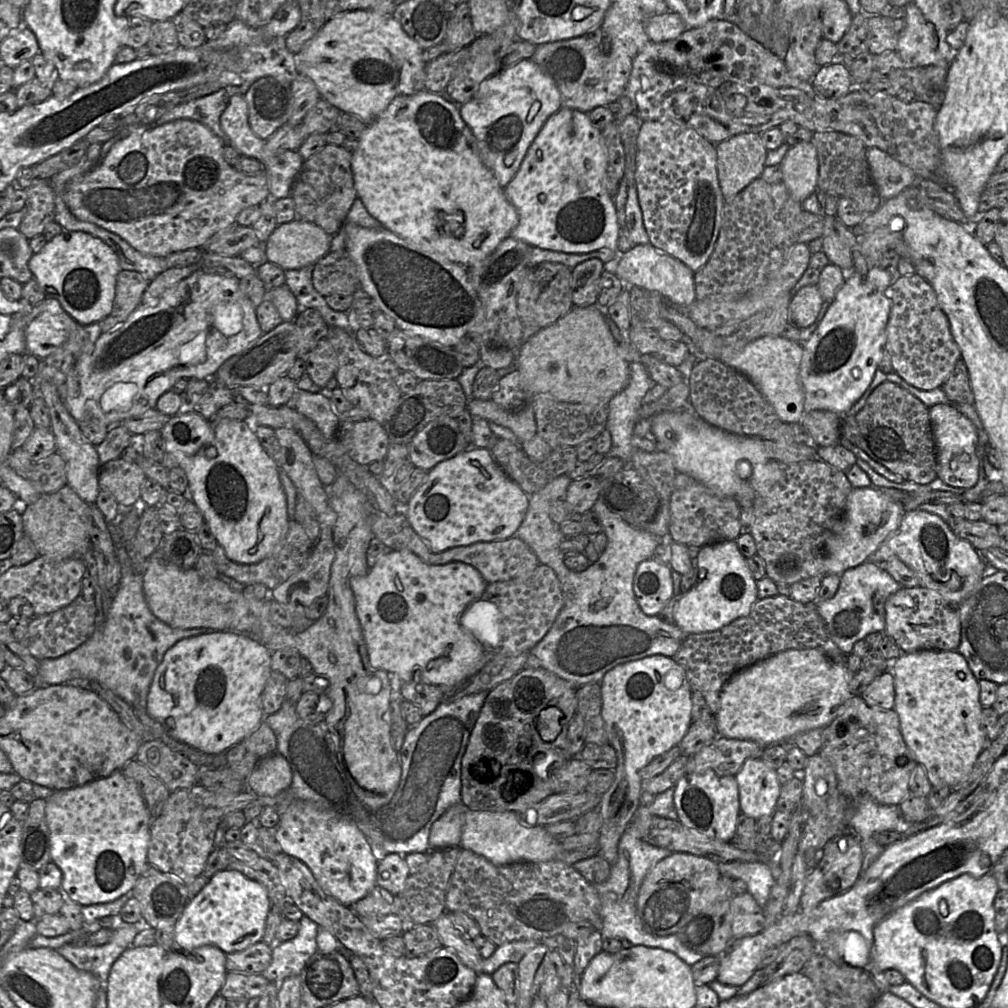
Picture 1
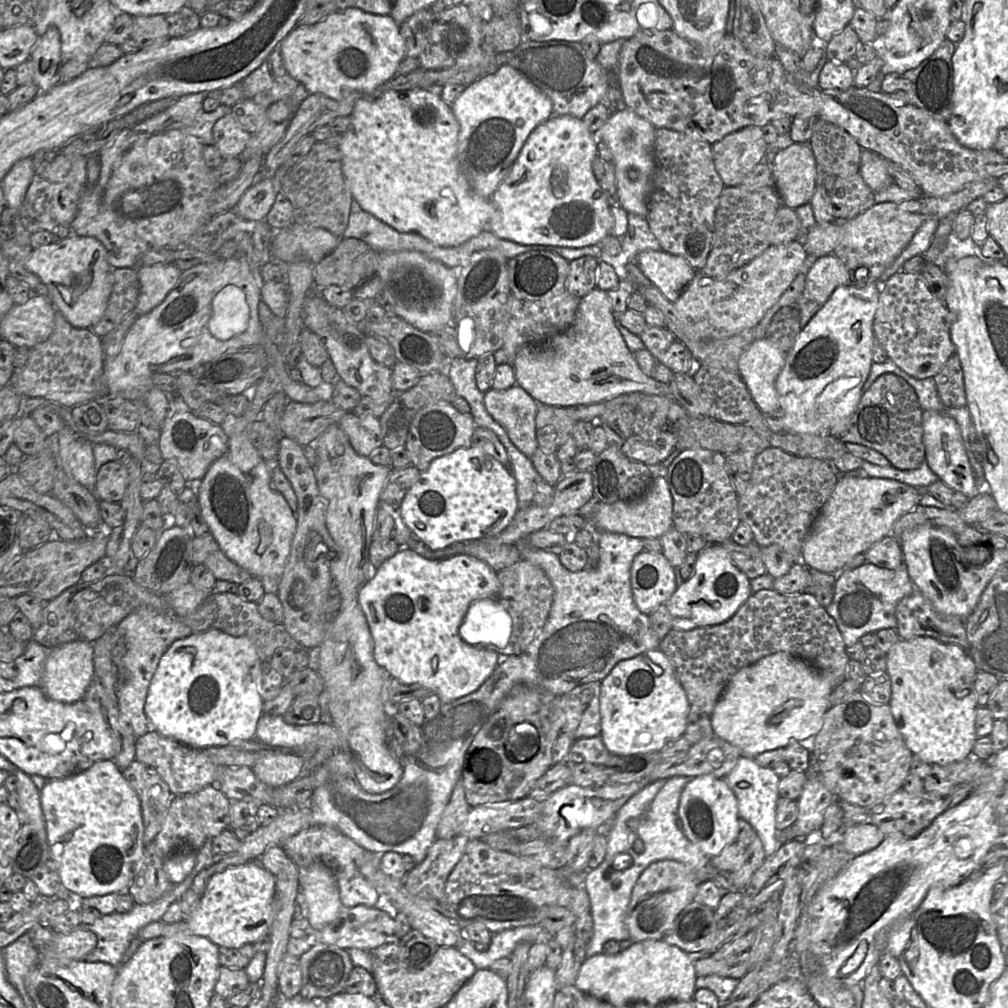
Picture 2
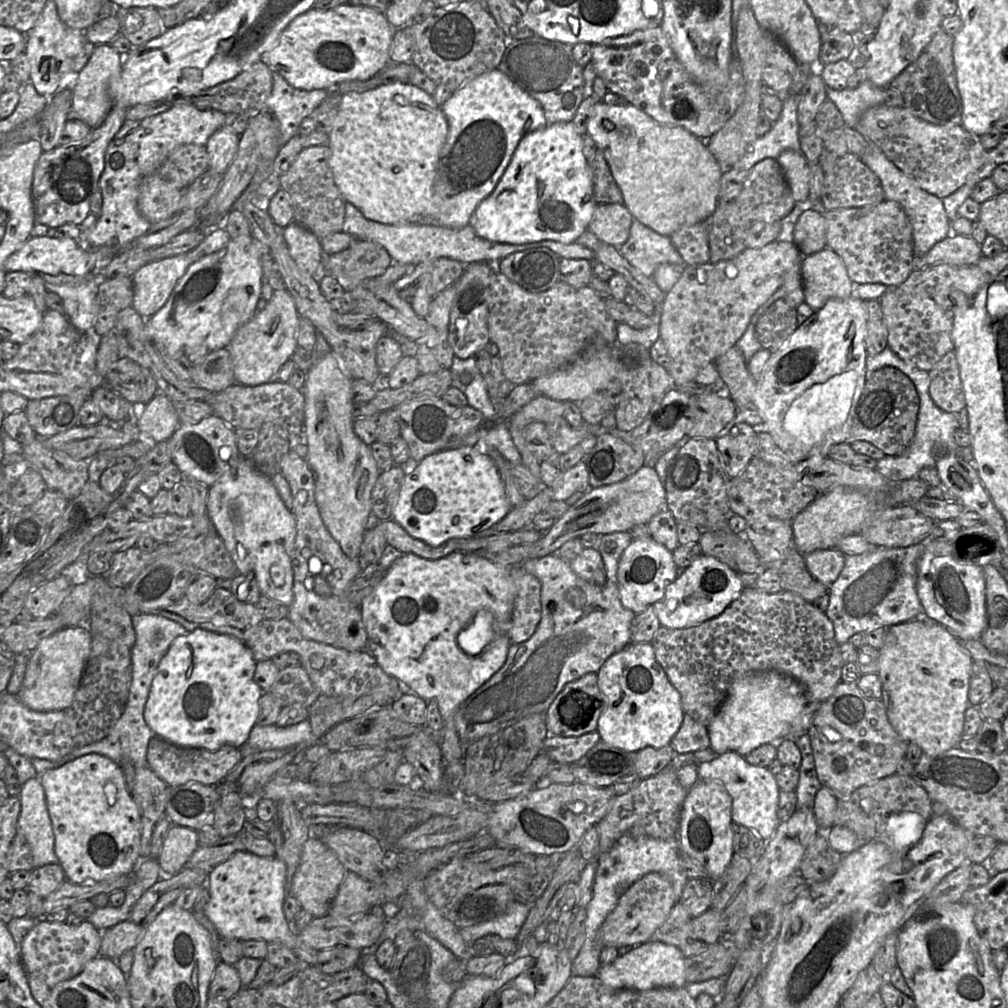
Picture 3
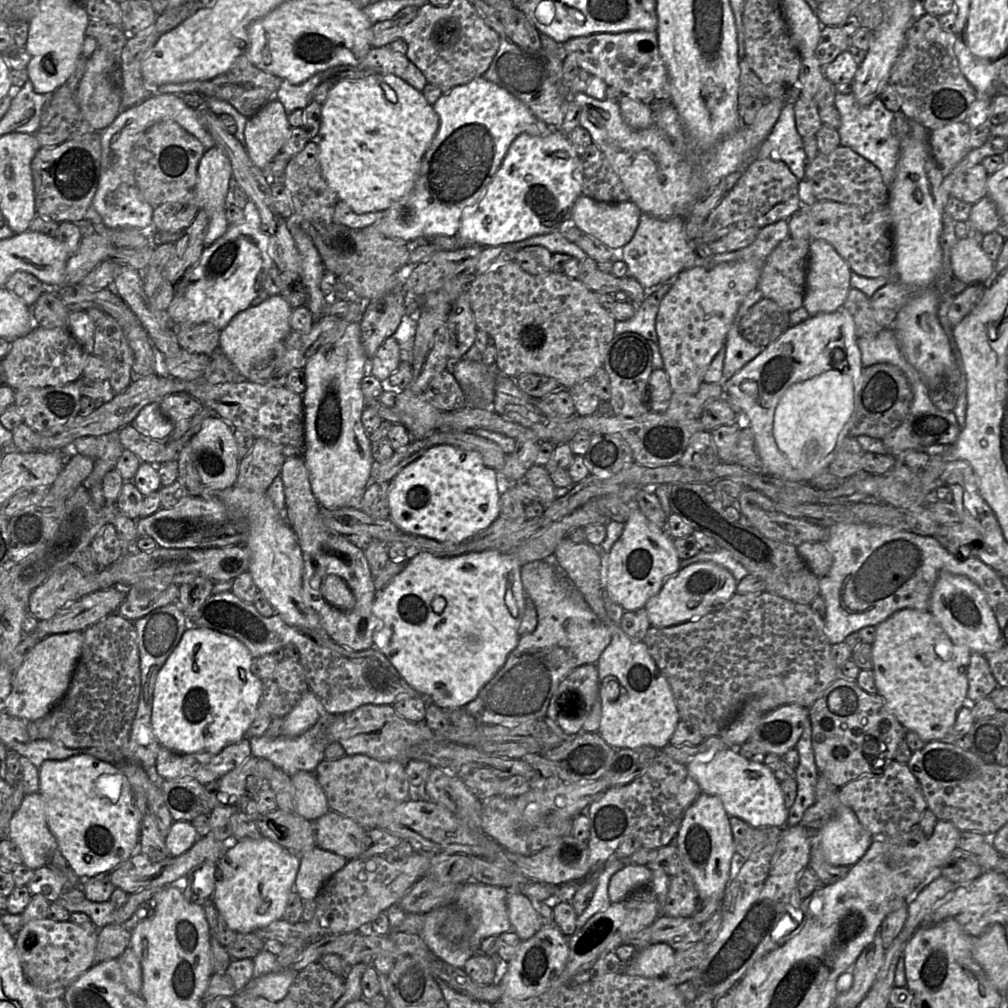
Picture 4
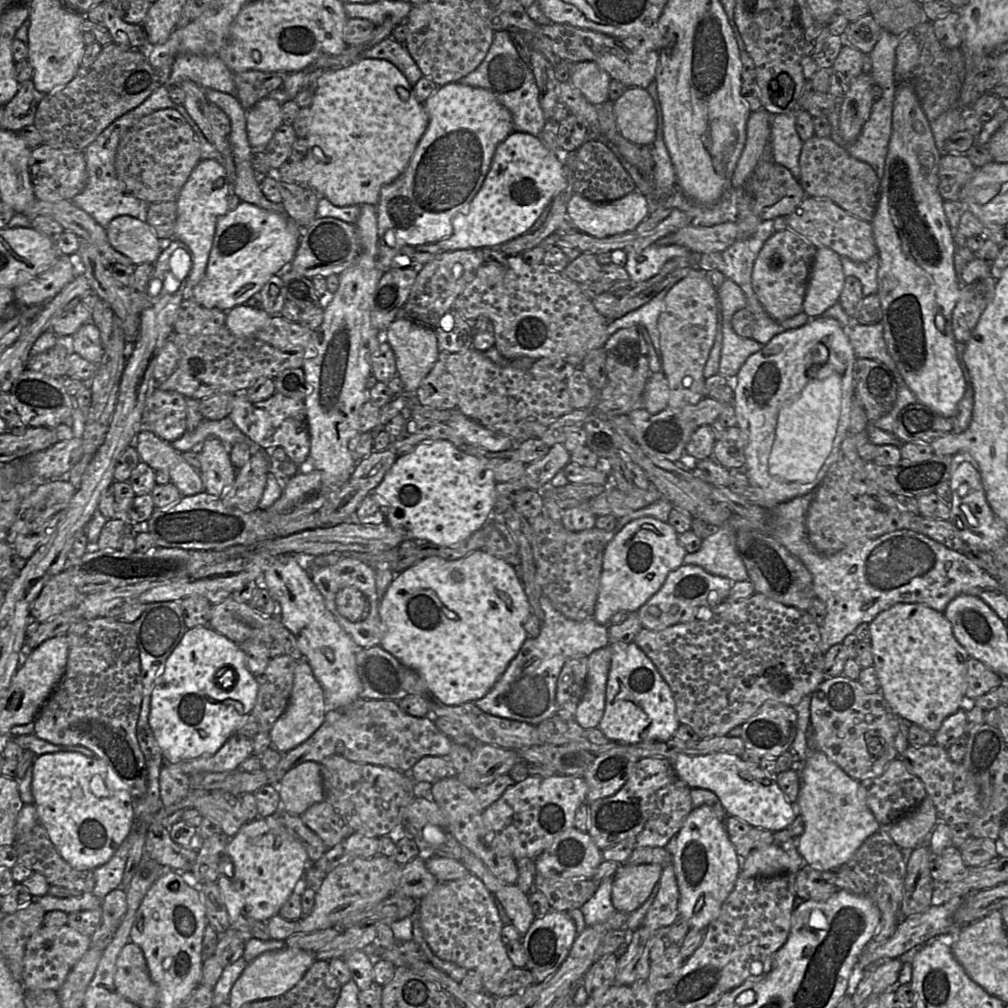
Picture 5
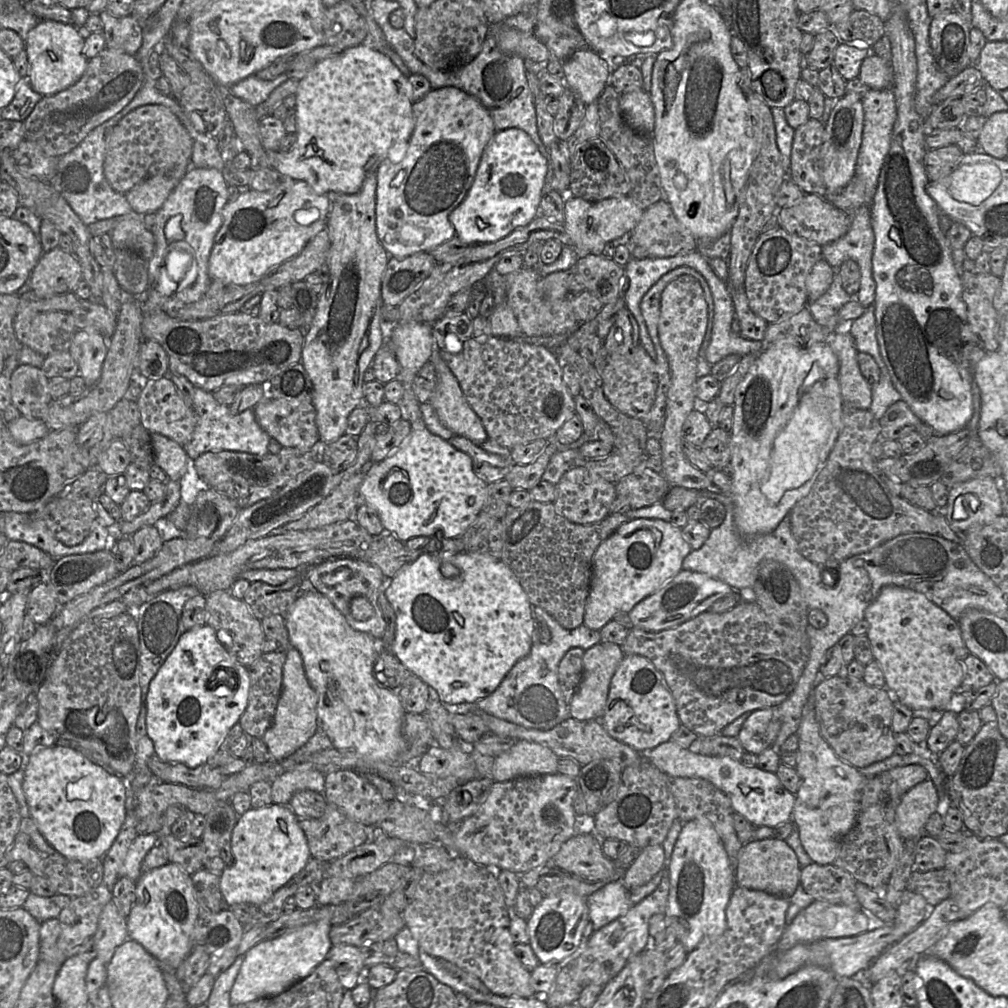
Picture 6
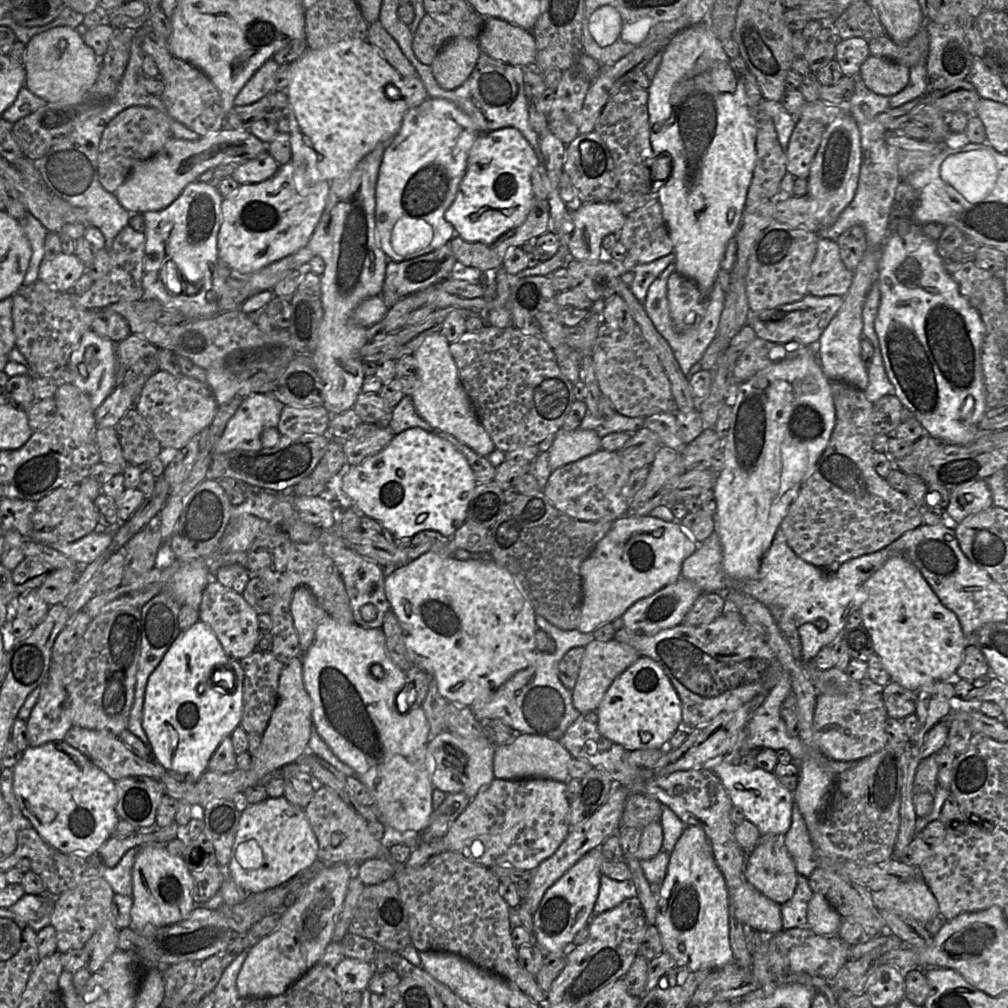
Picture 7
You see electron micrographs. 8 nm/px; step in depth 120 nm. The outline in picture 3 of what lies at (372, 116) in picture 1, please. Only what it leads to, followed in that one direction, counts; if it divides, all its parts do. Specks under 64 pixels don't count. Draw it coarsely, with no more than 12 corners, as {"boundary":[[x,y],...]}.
{"boundary":[[311,8],[261,56],[291,86],[366,81],[390,60],[384,13]]}

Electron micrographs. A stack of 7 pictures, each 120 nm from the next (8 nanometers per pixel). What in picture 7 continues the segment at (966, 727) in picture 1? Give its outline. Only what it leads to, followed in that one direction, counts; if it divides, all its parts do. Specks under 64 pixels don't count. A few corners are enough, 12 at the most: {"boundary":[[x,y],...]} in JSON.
{"boundary":[[893,556],[859,611],[891,681],[952,682],[969,644]]}

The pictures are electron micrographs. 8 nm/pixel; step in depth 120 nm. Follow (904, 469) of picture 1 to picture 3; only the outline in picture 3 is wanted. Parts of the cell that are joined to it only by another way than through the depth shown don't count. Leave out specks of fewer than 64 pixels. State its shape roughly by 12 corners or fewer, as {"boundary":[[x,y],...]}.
{"boundary":[[892,366],[865,382],[844,443],[902,455],[915,435],[915,385]]}

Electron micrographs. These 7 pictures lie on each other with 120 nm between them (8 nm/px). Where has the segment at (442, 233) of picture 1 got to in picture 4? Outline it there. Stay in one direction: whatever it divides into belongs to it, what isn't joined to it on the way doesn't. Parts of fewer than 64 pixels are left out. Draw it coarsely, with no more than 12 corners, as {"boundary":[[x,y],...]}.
{"boundary":[[393,74],[322,104],[321,171],[355,213],[411,191],[439,117]]}

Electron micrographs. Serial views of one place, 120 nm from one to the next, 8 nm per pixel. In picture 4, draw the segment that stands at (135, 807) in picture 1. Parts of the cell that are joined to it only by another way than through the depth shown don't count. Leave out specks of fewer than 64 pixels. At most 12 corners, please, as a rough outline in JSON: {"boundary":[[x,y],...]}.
{"boundary":[[45,760],[47,825],[80,878],[138,849],[138,809],[116,765]]}

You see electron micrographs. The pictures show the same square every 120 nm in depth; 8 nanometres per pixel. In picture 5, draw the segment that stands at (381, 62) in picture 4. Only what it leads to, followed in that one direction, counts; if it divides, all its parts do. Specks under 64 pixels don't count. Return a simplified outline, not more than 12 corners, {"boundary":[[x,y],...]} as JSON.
{"boundary":[[392,37],[364,50],[365,58],[391,62],[412,88],[423,76],[405,46]]}

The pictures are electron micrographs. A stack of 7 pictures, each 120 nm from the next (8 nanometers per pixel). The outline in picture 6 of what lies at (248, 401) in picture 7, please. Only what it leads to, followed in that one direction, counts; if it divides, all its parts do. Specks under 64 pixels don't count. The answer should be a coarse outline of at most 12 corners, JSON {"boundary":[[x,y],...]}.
{"boundary":[[193,391],[196,426],[183,446],[207,452],[269,453],[272,438],[254,409],[233,414],[212,392]]}

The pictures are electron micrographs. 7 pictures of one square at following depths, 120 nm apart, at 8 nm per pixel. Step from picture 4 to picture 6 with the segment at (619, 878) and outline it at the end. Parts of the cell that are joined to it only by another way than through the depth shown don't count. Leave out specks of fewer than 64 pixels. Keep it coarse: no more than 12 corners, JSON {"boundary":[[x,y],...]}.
{"boundary":[[662,845],[640,849],[624,871],[631,891],[646,884],[663,868]]}

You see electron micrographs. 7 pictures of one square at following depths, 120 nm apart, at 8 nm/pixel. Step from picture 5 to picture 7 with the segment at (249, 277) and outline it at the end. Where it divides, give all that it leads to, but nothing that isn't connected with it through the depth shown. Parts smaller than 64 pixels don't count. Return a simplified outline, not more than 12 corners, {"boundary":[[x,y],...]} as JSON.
{"boundary":[[292,160],[223,198],[220,261],[250,274],[305,247],[329,181]]}

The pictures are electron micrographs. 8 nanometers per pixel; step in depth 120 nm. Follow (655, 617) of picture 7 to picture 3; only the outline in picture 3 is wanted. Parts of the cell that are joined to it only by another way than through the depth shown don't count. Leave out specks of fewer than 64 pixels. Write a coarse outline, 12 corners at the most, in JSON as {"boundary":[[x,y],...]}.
{"boundary":[[701,554],[652,607],[662,627],[720,615],[743,589],[737,572]]}

